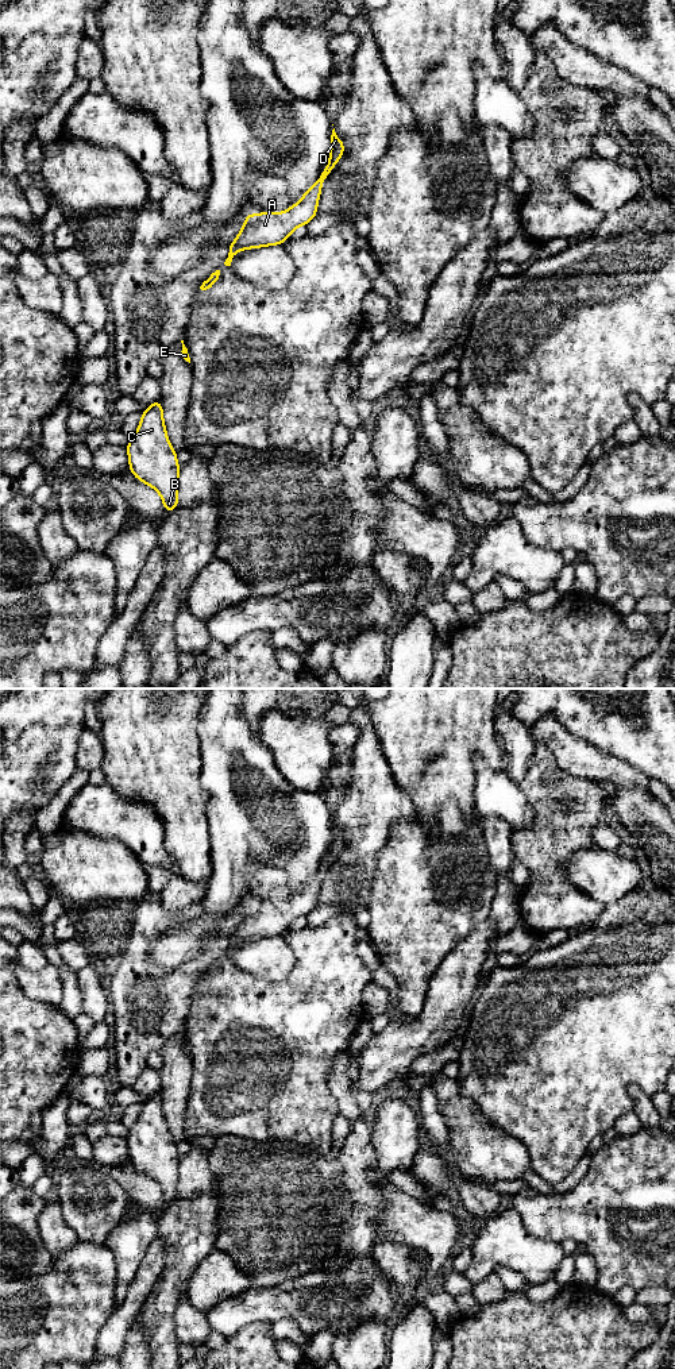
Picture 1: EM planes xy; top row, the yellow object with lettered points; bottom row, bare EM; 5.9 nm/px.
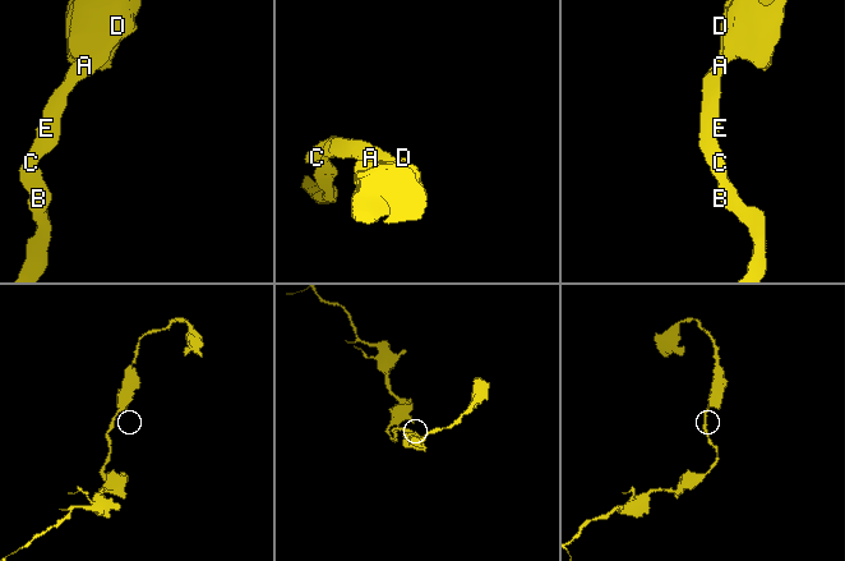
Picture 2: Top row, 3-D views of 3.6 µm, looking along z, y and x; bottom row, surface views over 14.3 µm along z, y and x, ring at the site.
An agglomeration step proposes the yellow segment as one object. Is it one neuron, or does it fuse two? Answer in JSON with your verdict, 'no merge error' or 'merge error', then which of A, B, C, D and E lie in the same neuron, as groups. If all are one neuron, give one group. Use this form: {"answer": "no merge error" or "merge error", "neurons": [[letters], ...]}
{"answer": "no merge error", "neurons": [["A", "B", "C", "D", "E"]]}

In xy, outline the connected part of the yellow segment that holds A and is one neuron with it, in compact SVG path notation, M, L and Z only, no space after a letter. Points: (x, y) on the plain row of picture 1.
M333 820L328 856L320 864L317 874L304 884L298 894L284 903L248 905L239 926L228 937L230 944L224 956L231 957L232 949L242 941L284 936L298 917L306 917L315 910L323 875L343 845L343 832L336 826Z

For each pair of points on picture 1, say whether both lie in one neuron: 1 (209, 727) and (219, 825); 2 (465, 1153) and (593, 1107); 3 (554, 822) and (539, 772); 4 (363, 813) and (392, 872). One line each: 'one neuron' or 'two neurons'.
1: one neuron
2: two neurons
3: one neuron
4: two neurons

